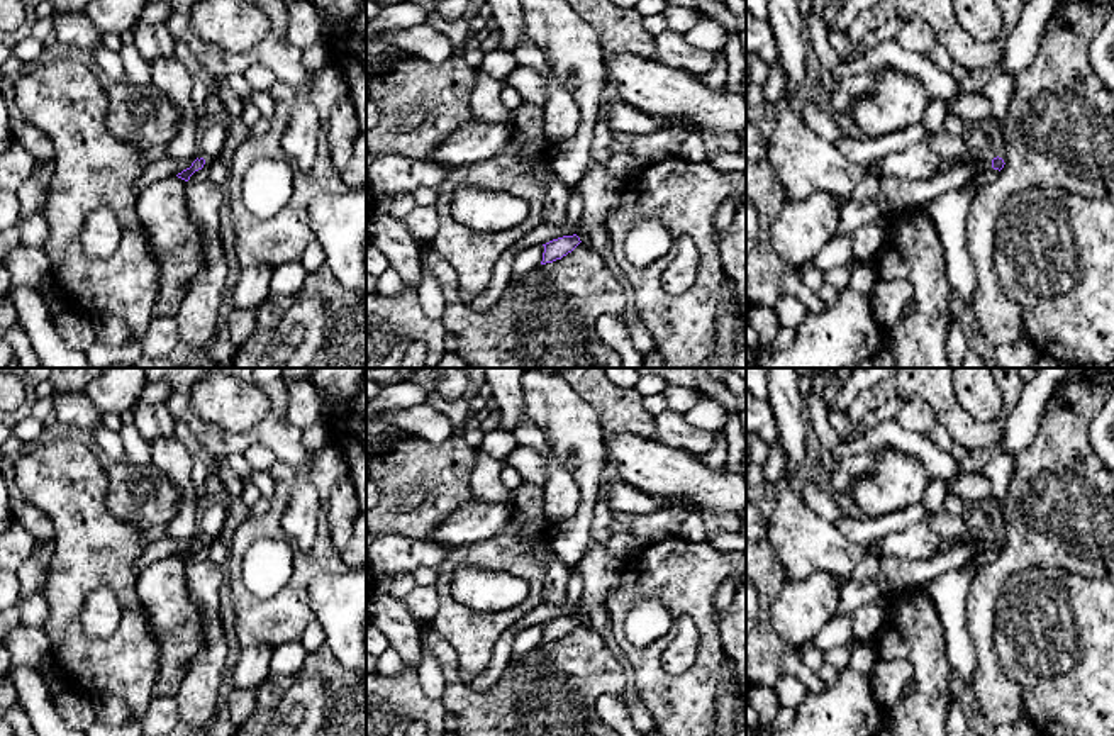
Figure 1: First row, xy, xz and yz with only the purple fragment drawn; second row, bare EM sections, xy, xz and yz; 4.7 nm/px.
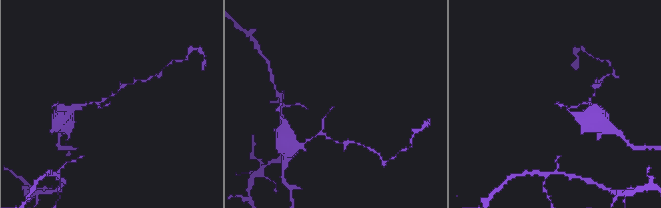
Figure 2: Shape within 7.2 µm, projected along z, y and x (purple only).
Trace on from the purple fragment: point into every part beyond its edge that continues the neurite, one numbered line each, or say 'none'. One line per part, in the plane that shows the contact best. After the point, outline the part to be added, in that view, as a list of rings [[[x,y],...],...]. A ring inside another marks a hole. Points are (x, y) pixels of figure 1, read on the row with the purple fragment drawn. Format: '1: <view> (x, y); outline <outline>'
none

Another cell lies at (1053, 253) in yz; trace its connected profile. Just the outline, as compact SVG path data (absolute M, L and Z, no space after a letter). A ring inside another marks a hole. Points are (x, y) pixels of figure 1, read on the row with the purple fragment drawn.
M1060 188L1026 190L1007 197L994 231L994 271L1021 309L1026 337L1039 354L1073 366L1114 363L1114 205Z

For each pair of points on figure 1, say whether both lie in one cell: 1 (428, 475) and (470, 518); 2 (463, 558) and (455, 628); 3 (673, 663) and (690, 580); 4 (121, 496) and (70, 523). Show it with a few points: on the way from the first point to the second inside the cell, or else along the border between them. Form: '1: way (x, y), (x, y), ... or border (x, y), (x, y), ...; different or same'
1: border (472, 501), (456, 507), (429, 533); different
2: way (445, 574), (445, 597), (450, 609); same
3: border (682, 614), (696, 626), (697, 653); different
4: border (100, 463), (107, 477), (105, 506), (138, 526); different

